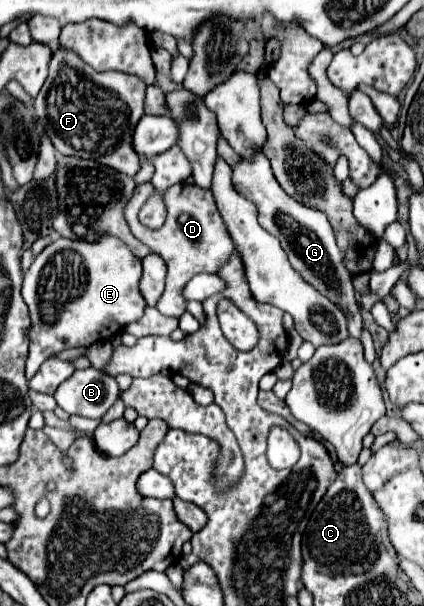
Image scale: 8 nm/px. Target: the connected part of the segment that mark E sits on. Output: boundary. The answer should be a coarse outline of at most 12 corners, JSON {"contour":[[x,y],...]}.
{"contour":[[59,238],[25,272],[27,380],[143,316],[141,260]]}

